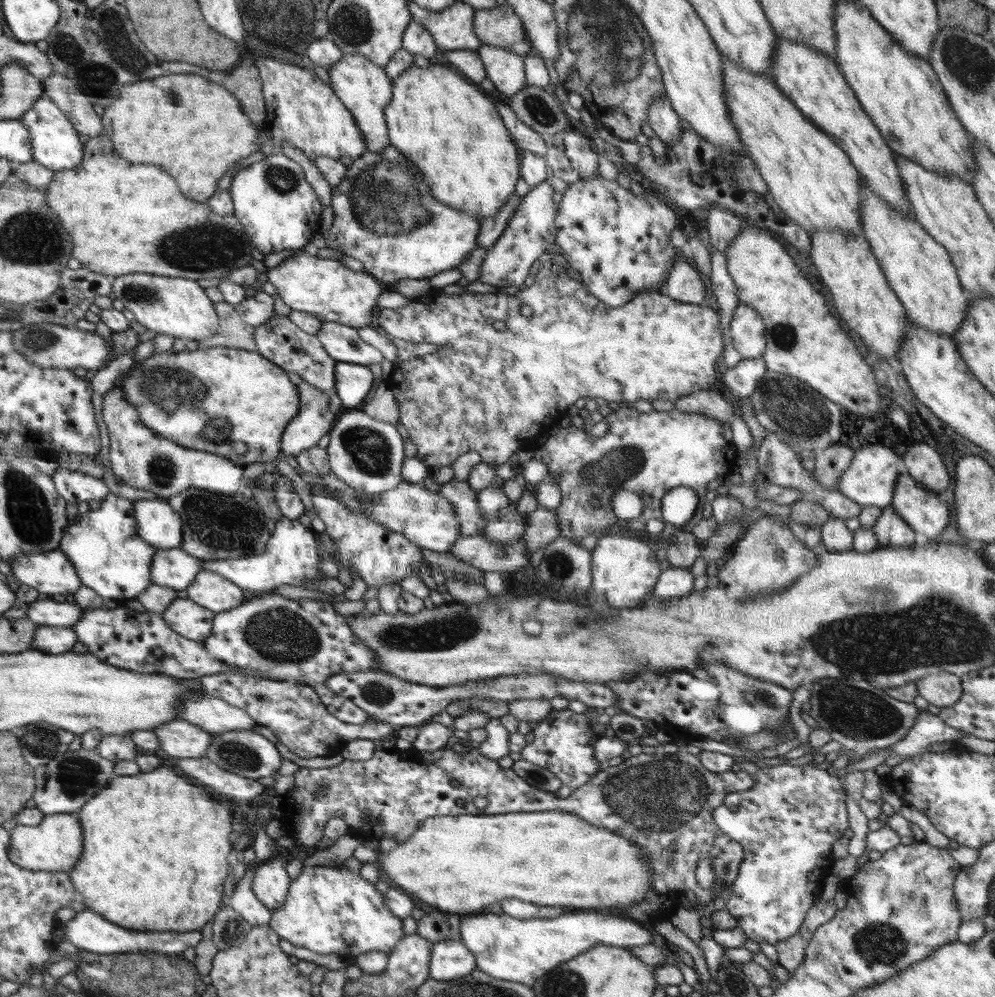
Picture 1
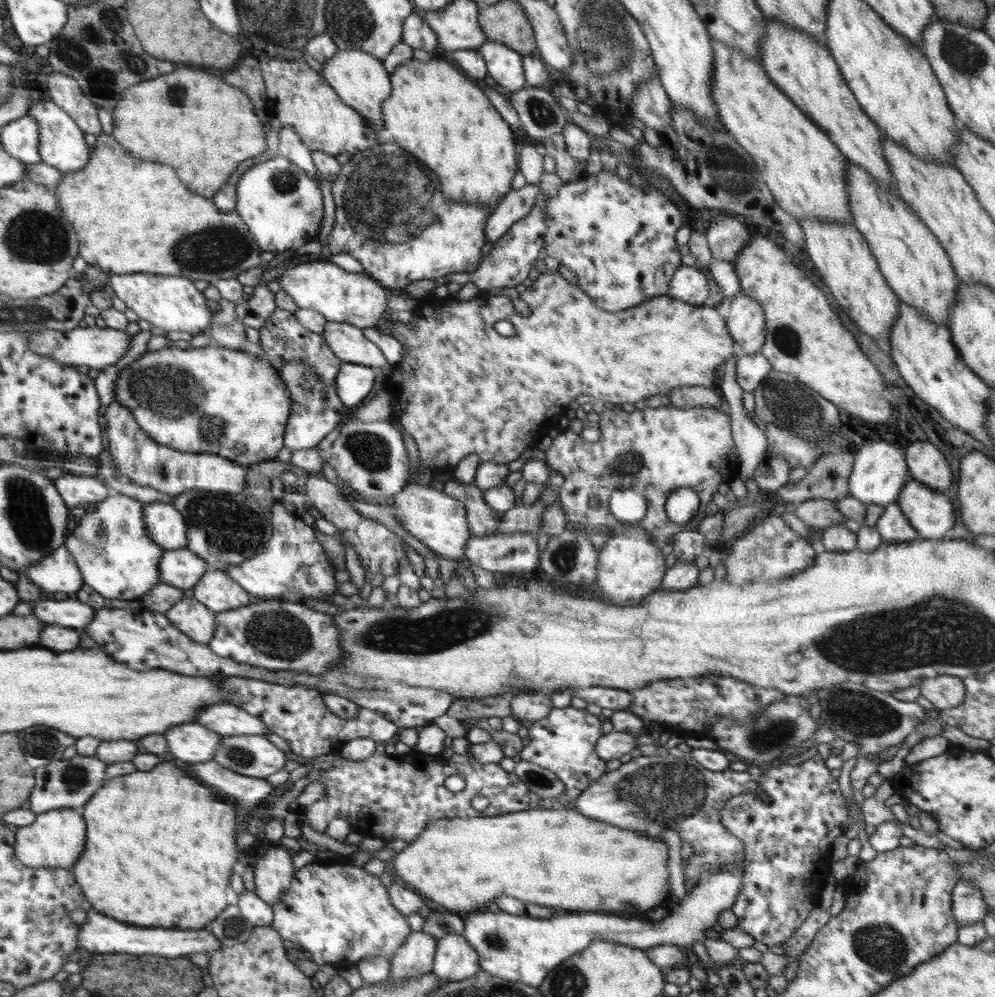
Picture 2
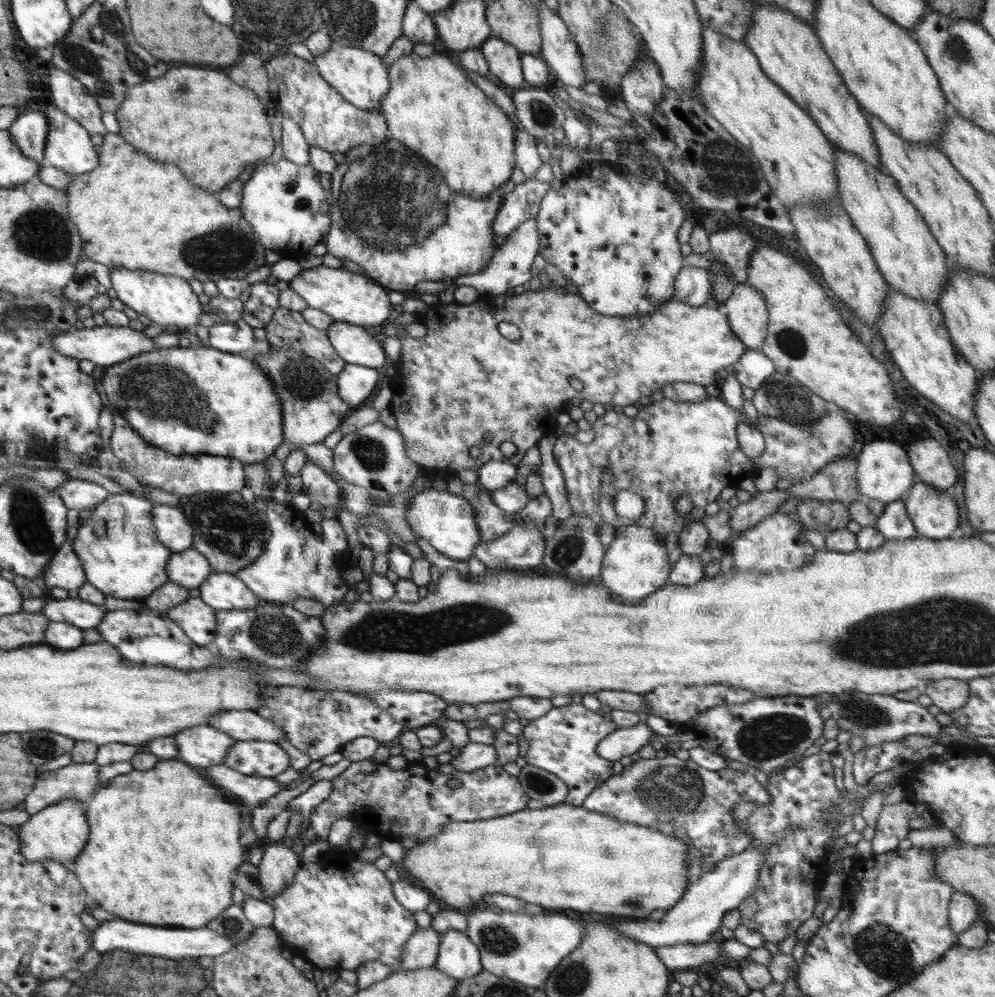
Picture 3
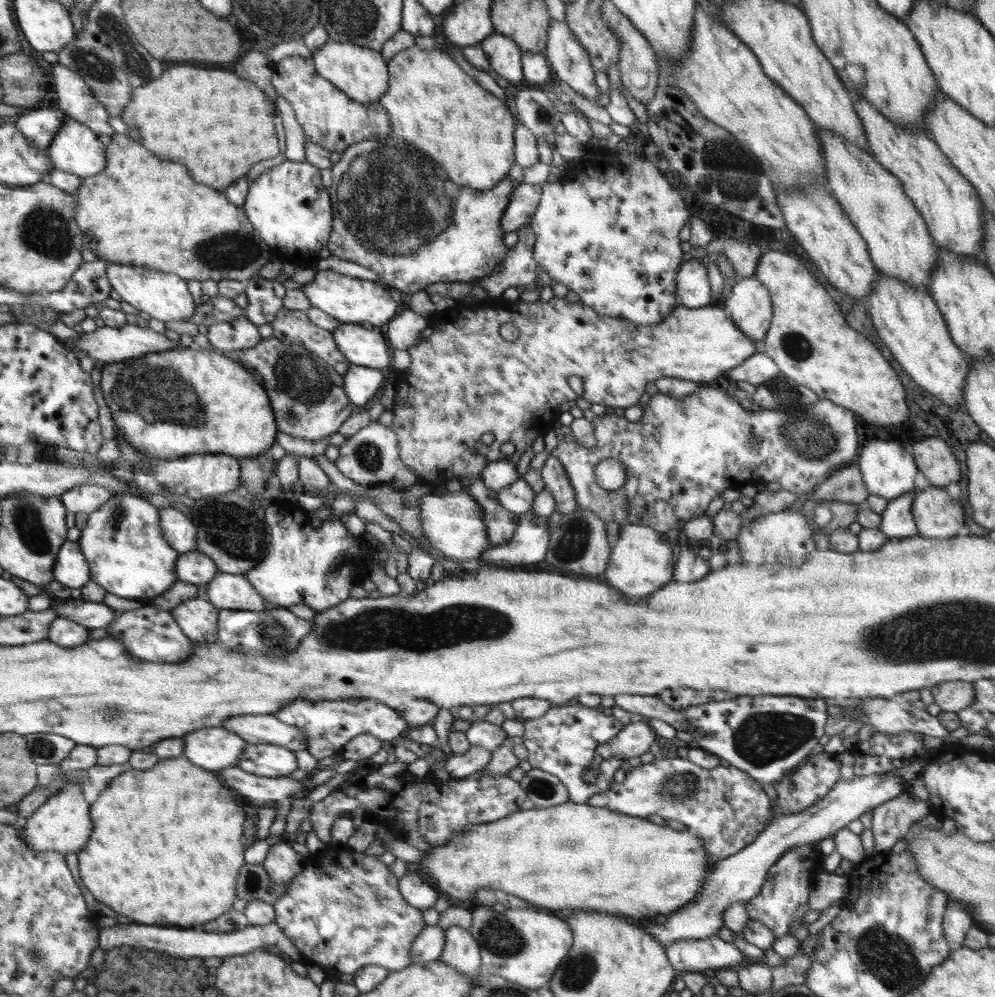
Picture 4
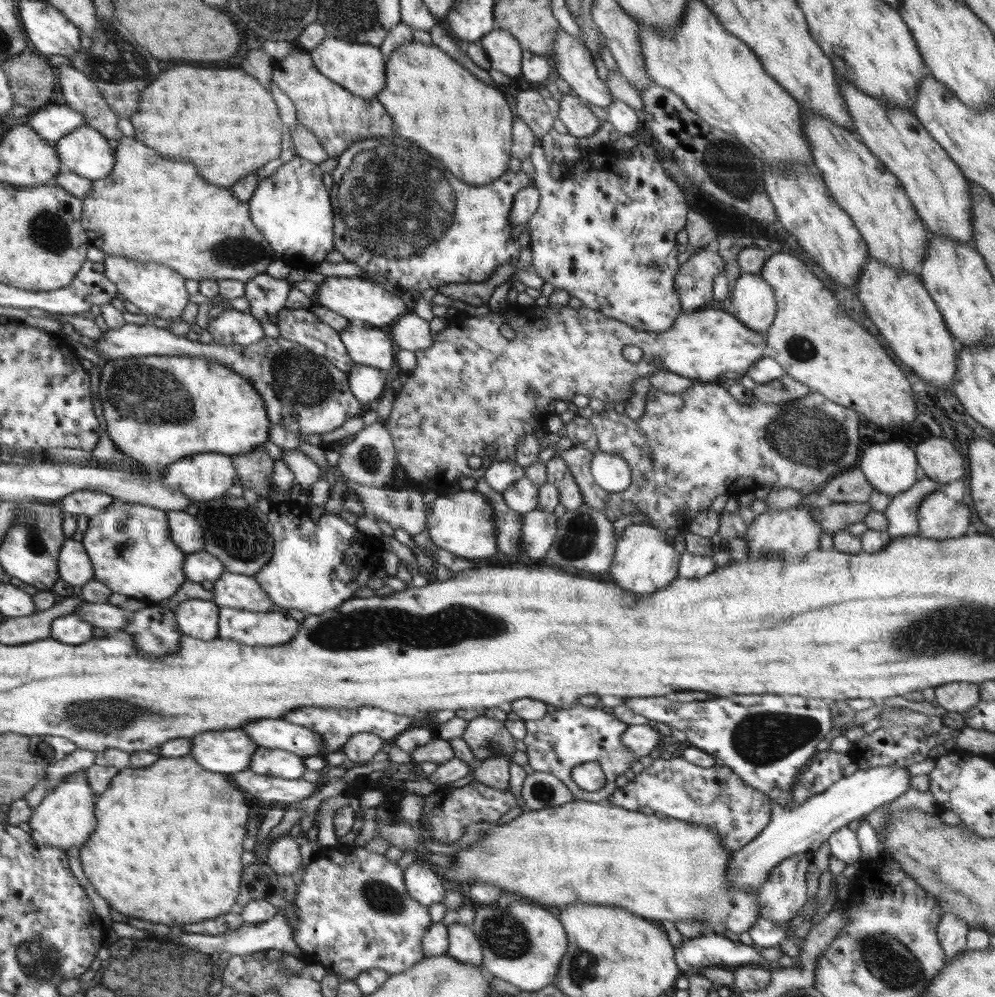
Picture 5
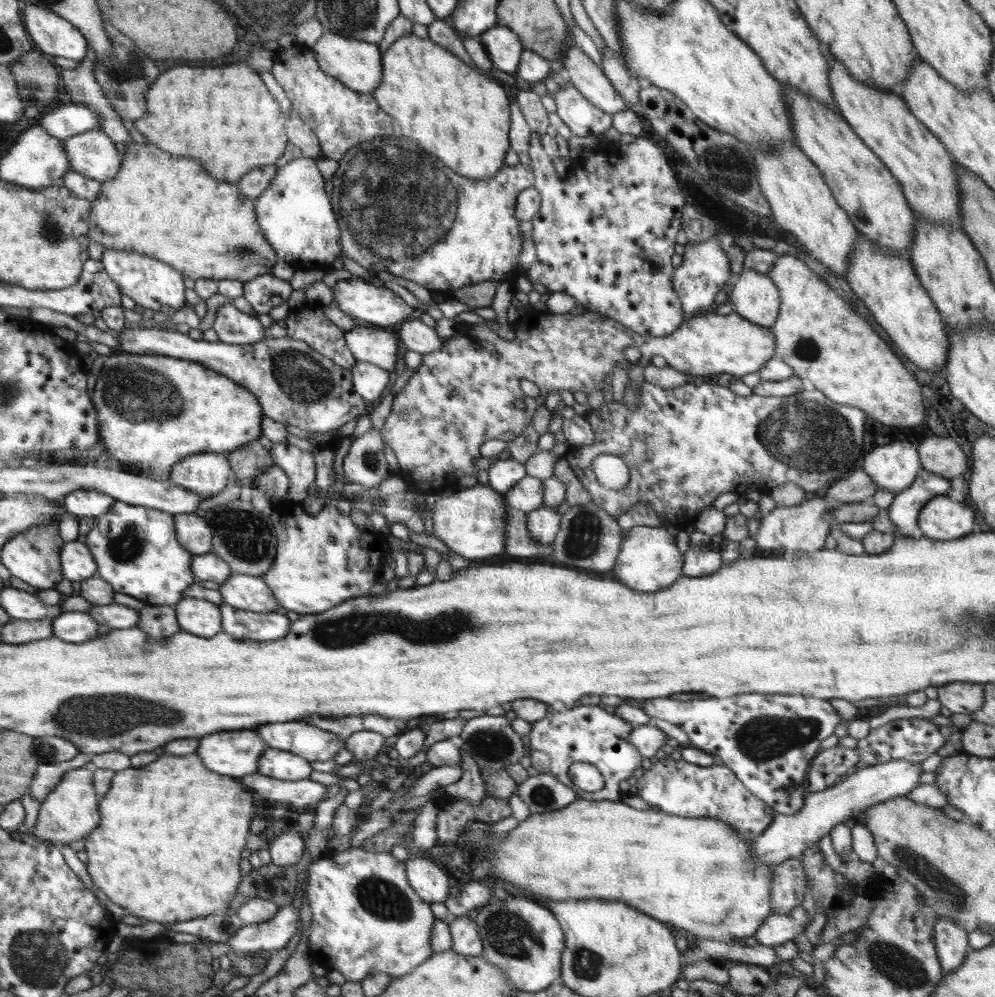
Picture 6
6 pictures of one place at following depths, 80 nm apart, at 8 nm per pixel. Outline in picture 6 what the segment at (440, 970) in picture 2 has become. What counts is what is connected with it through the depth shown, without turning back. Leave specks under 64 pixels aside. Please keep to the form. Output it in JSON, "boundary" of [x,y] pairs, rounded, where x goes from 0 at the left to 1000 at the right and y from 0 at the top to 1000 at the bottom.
{"boundary":[[[460,919],[454,920],[451,926],[456,943],[453,953],[466,959],[483,960],[485,956],[484,943],[482,943],[477,922]]]}

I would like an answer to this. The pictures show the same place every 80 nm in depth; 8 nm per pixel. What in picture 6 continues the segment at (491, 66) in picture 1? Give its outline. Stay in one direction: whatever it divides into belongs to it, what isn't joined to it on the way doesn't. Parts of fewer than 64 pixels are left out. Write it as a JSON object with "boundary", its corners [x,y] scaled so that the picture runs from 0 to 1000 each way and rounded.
{"boundary":[[[497,25],[481,37],[495,66],[518,75],[527,49],[521,35],[514,28]]]}

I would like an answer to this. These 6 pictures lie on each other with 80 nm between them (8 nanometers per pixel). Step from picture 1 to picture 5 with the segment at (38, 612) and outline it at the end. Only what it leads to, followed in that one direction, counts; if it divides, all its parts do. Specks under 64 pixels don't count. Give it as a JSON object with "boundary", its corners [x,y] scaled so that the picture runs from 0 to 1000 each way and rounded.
{"boundary":[[[84,604],[76,614],[82,622],[88,622],[90,626],[98,630],[124,630],[127,624],[132,621],[123,610],[112,605]]]}

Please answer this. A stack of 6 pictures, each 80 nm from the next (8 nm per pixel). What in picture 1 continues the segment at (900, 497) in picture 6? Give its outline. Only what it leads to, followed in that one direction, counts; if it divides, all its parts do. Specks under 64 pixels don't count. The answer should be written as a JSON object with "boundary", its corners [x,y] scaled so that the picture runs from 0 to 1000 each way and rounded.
{"boundary":[[[895,506],[885,514],[875,531],[880,535],[884,550],[903,550],[920,546],[921,534],[906,521]]]}

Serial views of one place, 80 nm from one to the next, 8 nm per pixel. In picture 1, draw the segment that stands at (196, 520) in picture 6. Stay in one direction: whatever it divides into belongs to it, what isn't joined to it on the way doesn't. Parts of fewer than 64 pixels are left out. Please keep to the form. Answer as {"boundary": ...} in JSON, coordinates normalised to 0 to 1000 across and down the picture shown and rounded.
{"boundary":[[[136,502],[135,517],[139,523],[139,535],[149,546],[159,551],[170,551],[180,549],[184,544],[184,521],[167,502]]]}

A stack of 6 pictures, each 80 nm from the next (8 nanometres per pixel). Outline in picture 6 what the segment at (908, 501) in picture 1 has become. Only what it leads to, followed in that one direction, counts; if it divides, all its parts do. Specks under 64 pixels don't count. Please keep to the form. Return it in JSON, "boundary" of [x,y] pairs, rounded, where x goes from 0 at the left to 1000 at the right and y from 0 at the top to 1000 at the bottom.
{"boundary":[[[952,496],[936,499],[925,512],[923,528],[929,539],[950,543],[976,536],[979,513]]]}

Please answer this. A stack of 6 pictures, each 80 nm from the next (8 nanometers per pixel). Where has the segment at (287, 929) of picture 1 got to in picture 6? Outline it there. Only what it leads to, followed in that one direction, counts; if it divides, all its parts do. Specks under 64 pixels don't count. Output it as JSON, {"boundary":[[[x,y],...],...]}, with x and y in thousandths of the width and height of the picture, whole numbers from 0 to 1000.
{"boundary":[[[364,850],[354,851],[342,856],[336,856],[338,861],[330,861],[324,859],[315,863],[310,870],[310,888],[308,889],[308,903],[314,915],[314,923],[311,925],[309,933],[309,943],[312,962],[319,967],[324,968],[328,974],[340,973],[346,978],[349,984],[363,984],[369,979],[386,976],[393,980],[403,980],[412,978],[421,967],[428,965],[436,958],[434,947],[434,935],[436,931],[436,919],[432,915],[432,906],[426,904],[424,900],[410,888],[408,878],[407,864],[402,864],[388,855],[369,855]]]}

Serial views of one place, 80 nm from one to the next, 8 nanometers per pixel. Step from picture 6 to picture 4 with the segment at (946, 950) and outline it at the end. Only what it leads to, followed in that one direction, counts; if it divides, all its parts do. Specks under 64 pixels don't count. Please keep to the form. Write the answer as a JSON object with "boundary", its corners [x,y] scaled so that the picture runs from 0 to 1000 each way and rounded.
{"boundary":[[[961,905],[952,908],[947,929],[949,943],[956,954],[968,950],[970,937],[977,927],[979,927],[978,921],[972,911]]]}

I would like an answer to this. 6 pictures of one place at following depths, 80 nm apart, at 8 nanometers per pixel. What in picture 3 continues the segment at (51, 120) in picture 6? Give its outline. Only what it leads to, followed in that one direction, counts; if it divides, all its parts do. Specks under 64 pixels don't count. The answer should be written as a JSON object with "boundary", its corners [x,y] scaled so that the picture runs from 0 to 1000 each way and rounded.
{"boundary":[[[24,110],[8,127],[8,131],[23,155],[41,164],[46,138],[48,138],[47,116],[40,110]]]}

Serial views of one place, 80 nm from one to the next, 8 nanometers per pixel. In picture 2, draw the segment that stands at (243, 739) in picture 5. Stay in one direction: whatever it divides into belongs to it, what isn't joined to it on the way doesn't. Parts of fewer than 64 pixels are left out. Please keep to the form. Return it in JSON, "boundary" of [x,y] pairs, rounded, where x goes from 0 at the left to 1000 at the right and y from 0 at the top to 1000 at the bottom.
{"boundary":[[[187,725],[164,734],[168,744],[168,754],[175,762],[185,765],[207,765],[215,762],[225,738],[215,731],[199,725]]]}

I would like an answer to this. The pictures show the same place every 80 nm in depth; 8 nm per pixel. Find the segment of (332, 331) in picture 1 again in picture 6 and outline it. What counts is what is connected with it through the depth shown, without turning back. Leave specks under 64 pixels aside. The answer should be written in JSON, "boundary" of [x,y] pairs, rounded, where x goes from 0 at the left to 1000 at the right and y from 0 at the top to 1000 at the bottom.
{"boundary":[[[361,324],[346,334],[346,340],[358,362],[372,363],[390,373],[396,371],[402,345],[394,333],[379,326]]]}

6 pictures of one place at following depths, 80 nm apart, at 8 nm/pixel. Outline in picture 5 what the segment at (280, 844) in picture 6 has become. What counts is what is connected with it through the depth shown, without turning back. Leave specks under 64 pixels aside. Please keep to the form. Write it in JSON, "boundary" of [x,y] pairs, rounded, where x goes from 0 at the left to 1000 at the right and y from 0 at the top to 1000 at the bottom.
{"boundary":[[[293,837],[275,842],[269,853],[268,868],[279,878],[293,878],[304,867],[302,853]]]}

